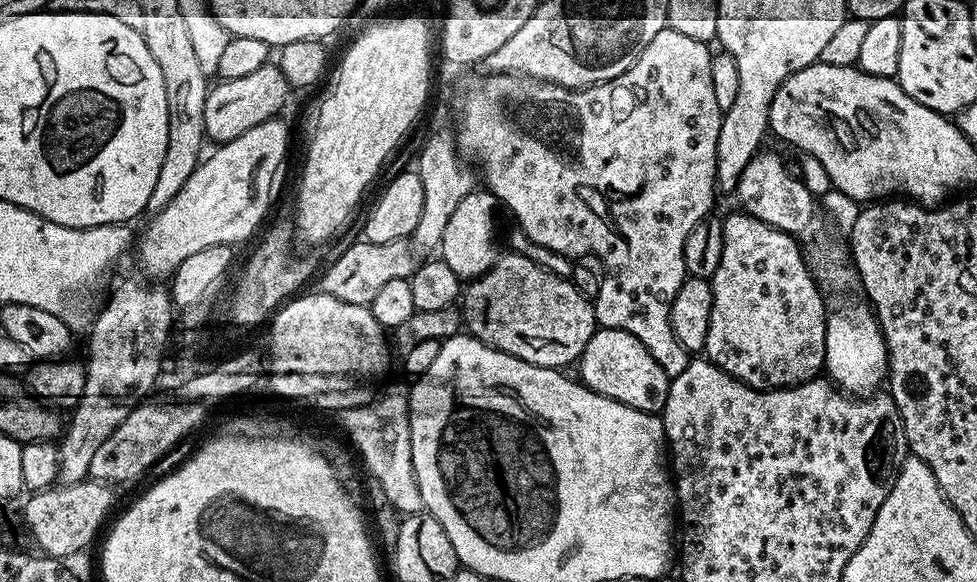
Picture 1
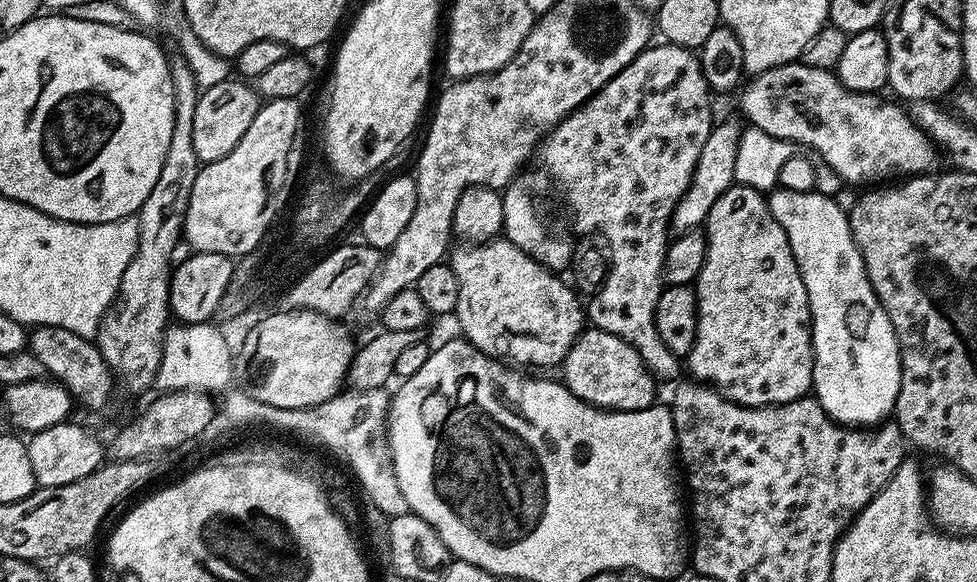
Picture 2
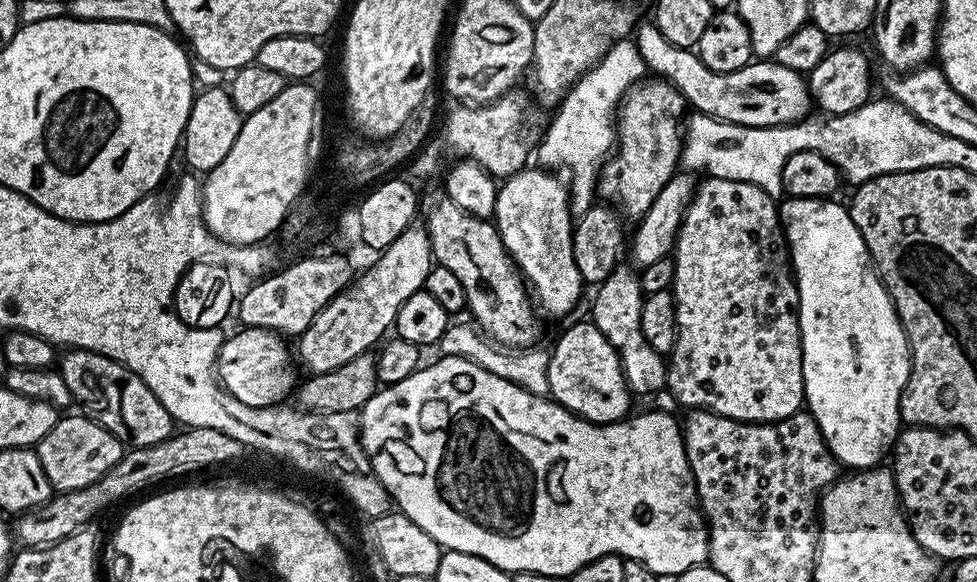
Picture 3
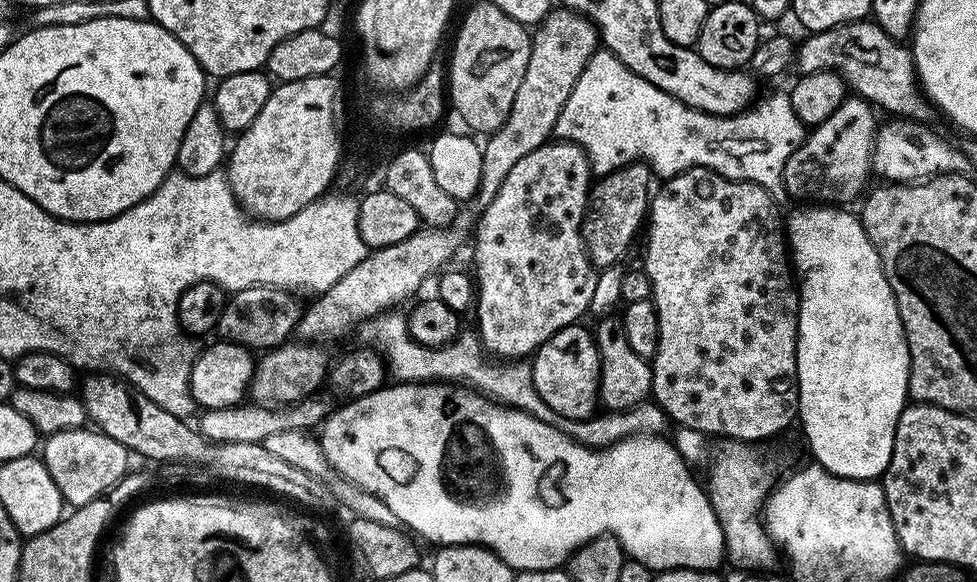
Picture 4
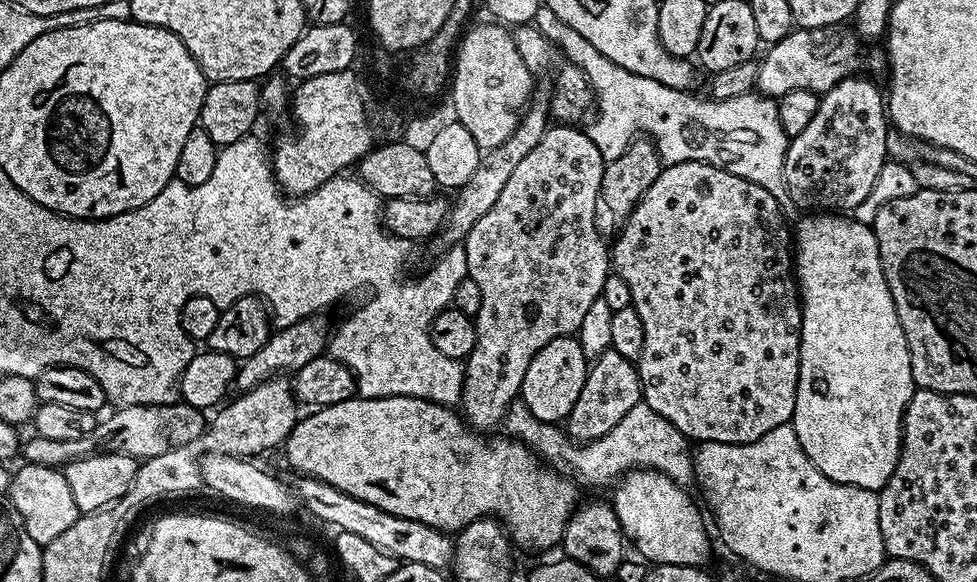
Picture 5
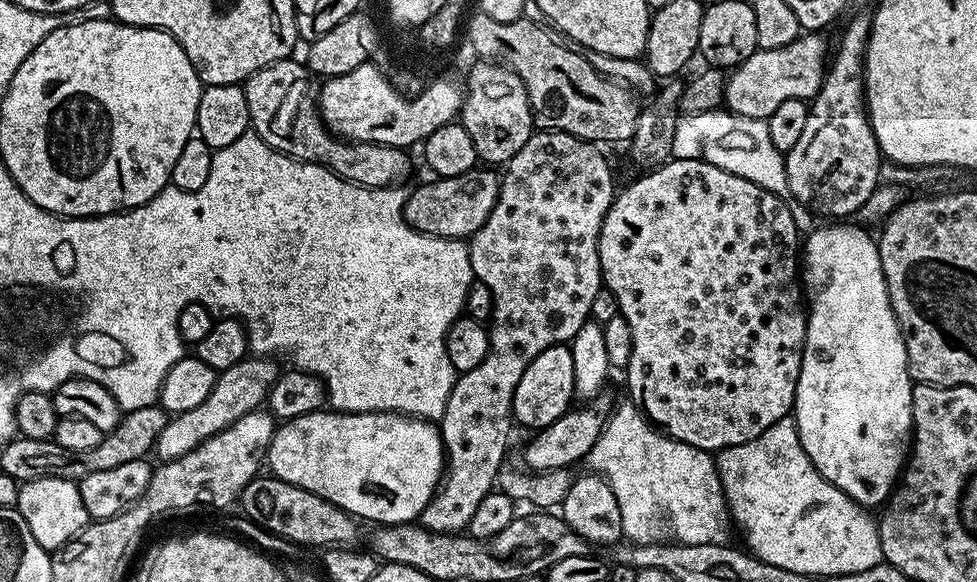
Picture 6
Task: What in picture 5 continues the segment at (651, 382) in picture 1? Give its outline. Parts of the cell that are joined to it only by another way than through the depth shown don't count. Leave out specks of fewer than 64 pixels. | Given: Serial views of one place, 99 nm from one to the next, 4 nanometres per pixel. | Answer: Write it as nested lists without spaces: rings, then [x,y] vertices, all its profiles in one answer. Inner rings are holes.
[[[575,335],[559,336],[554,342],[546,342],[526,369],[526,378],[522,378],[519,399],[538,418],[547,424],[567,421],[570,410],[574,410],[574,402],[578,402],[578,394],[582,394],[582,382],[586,382],[586,374],[590,357],[582,350],[579,339]]]

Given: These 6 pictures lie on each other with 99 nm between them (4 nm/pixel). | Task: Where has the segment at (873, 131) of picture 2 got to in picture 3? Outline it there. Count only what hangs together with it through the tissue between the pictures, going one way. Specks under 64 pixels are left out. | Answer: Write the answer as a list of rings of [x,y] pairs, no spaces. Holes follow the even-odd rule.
[[[648,22],[648,24],[644,24],[635,29],[634,32],[634,41],[636,43],[636,49],[640,52],[642,58],[644,59],[645,69],[649,73],[655,74],[659,79],[667,80],[669,84],[675,86],[675,88],[680,91],[682,95],[684,95],[685,101],[689,105],[692,104],[696,107],[695,111],[702,116],[713,116],[715,120],[724,120],[727,124],[741,124],[742,126],[754,126],[755,128],[769,128],[770,126],[778,126],[779,124],[795,124],[797,120],[805,119],[809,115],[808,111],[813,111],[814,101],[810,95],[810,89],[806,83],[805,77],[801,75],[799,72],[795,72],[794,70],[790,70],[786,66],[782,66],[781,64],[777,64],[768,58],[760,58],[751,64],[747,64],[746,66],[742,66],[742,70],[734,70],[733,72],[715,72],[714,70],[710,70],[706,65],[704,65],[699,58],[699,55],[693,49],[690,48],[679,48],[678,46],[674,46],[670,42],[666,42],[666,38],[662,38],[662,34],[656,29],[655,23]]]

